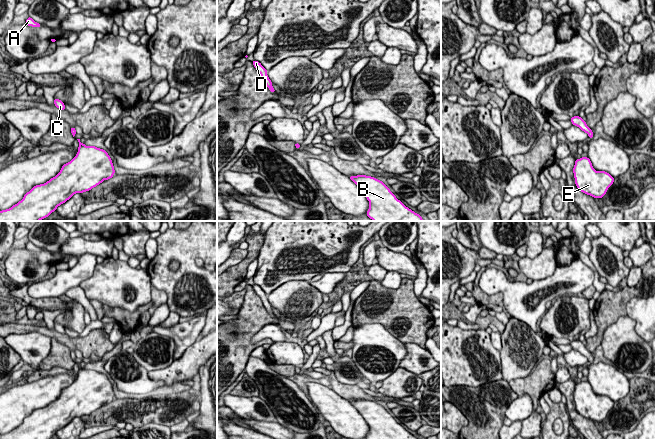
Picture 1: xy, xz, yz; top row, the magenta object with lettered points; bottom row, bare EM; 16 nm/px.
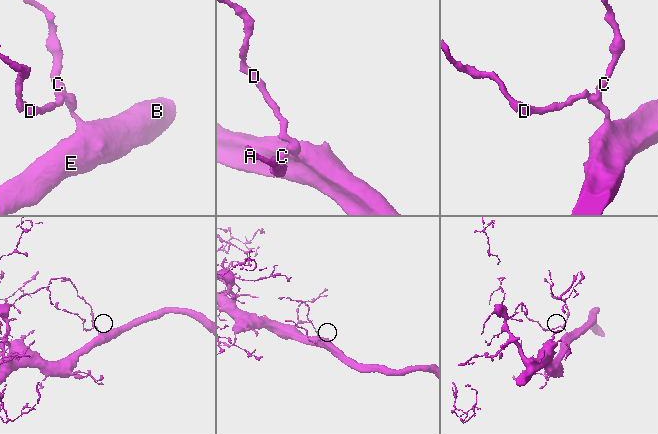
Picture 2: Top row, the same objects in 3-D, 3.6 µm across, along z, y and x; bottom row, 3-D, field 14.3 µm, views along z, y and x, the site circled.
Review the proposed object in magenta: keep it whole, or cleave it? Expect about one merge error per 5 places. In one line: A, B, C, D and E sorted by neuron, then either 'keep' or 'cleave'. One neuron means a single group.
A B C D E | keep

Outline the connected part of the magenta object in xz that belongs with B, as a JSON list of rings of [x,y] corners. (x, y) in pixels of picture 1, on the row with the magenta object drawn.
[[[366,175],[349,178],[369,201],[366,215],[373,221],[424,221],[419,214],[398,200],[382,181]]]

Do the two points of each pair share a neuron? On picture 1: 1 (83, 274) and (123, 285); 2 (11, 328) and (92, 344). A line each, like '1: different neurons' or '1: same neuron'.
1: different neurons
2: same neuron

